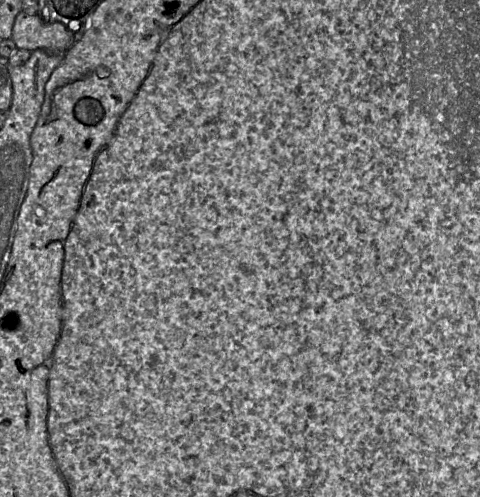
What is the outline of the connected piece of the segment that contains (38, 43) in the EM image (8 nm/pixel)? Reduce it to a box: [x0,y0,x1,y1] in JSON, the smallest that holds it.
[11,11,73,54]

